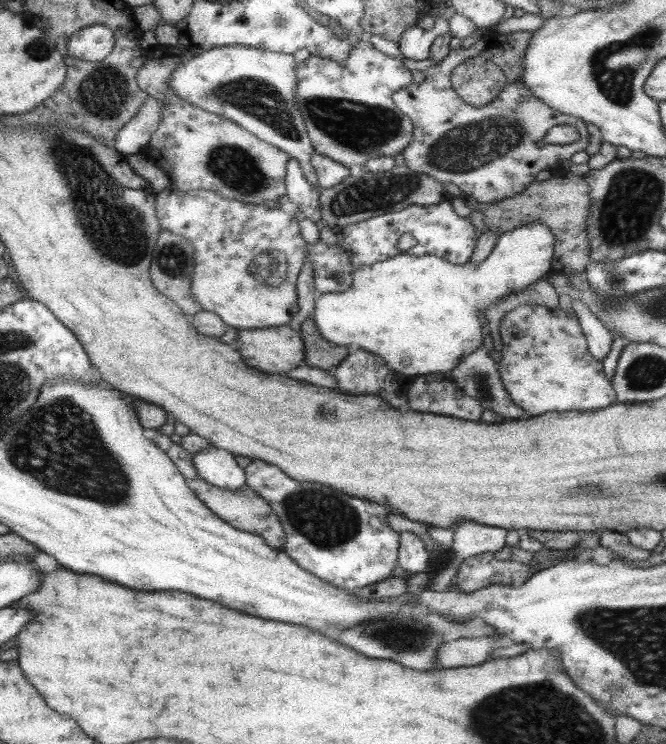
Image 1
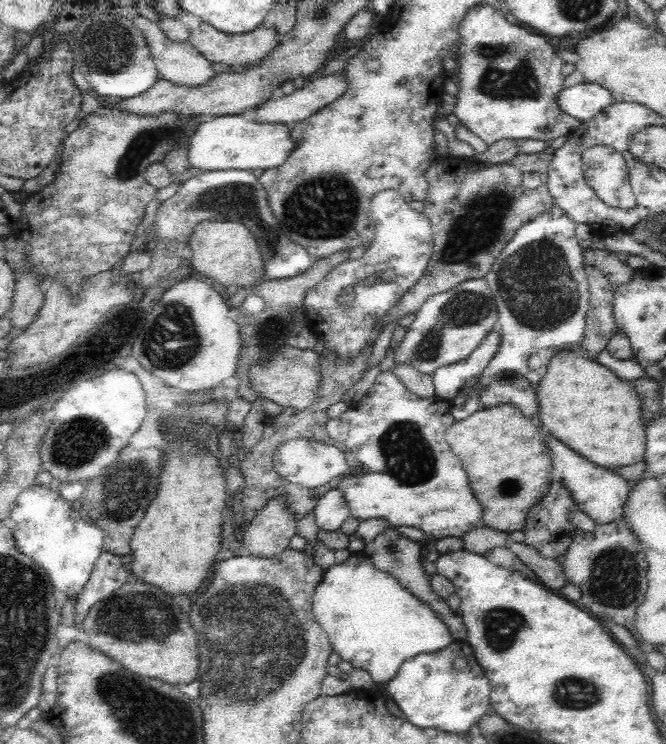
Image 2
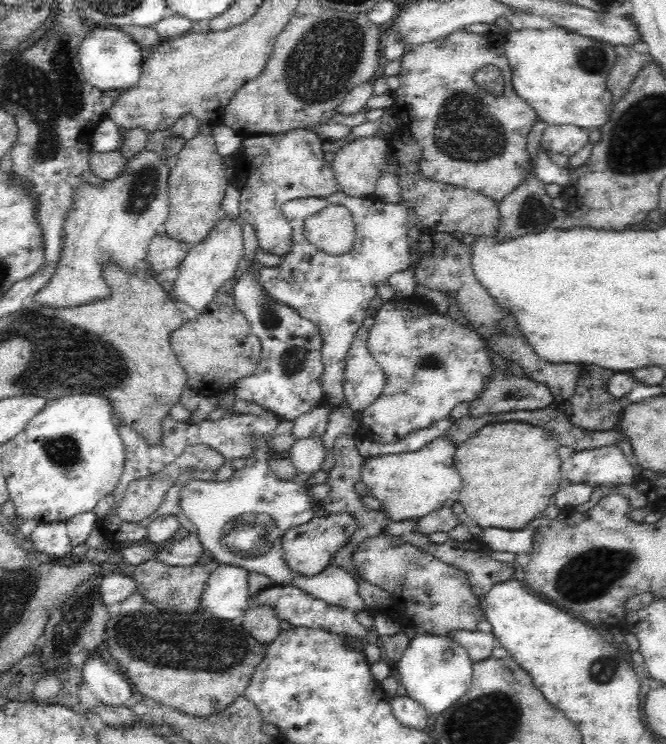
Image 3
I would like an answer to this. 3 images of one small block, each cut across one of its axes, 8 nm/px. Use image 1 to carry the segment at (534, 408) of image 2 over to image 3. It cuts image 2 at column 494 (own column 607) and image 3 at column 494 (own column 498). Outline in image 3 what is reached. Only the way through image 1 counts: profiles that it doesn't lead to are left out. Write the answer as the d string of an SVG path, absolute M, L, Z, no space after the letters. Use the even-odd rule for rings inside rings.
M412 294L384 303L372 318L367 349L387 376L387 383L380 396L358 414L357 423L368 426L372 436L380 440L392 440L393 443L416 429L431 427L435 422L448 417L450 411L460 402L476 400L489 378L496 372L489 355L491 348L471 328L468 320L453 319L448 312L439 313L437 309L435 301Z

